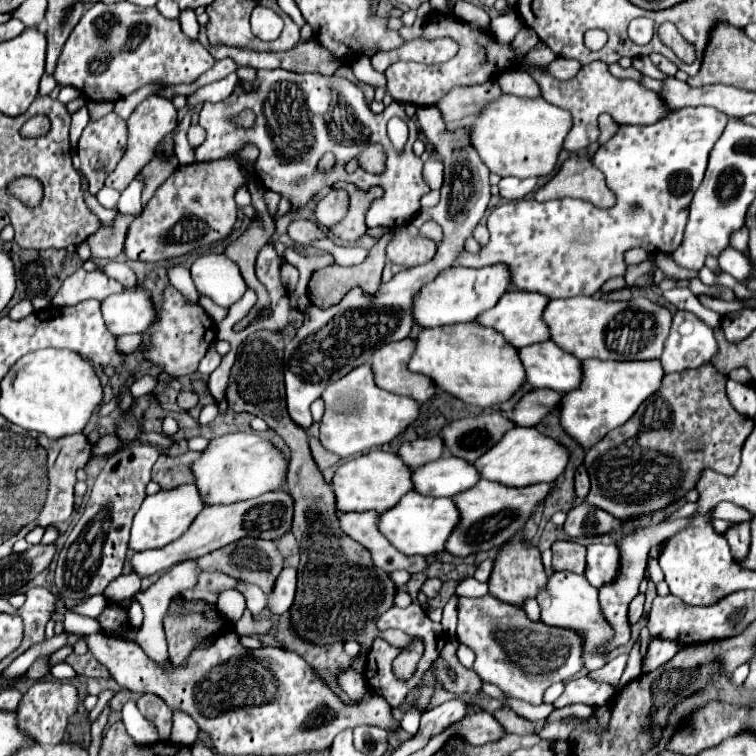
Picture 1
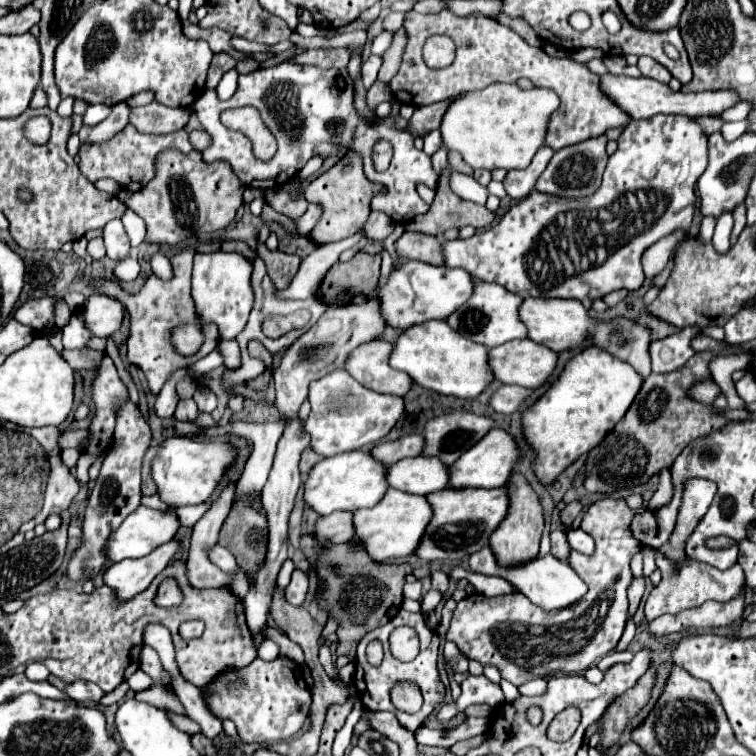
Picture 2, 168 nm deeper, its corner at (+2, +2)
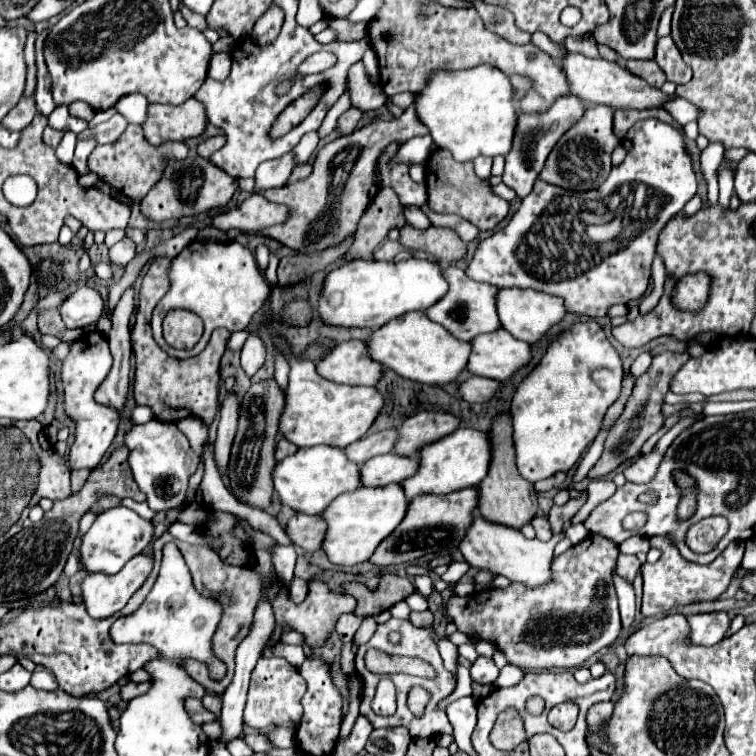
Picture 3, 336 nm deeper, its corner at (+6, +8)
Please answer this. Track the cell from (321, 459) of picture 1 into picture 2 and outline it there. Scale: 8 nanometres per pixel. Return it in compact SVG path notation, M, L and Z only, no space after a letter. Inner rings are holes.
M307 448L307 450L303 450L301 452L301 460L299 460L299 470L303 472L303 474L307 474L309 472L309 468L313 468L317 462L319 462L319 454L317 452L313 452L311 448Z

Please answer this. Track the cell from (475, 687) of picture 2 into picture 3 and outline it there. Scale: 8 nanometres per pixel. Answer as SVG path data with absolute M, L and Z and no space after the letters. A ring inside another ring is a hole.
M479 656L471 666L471 680L477 684L493 684L499 676L499 668L493 660Z

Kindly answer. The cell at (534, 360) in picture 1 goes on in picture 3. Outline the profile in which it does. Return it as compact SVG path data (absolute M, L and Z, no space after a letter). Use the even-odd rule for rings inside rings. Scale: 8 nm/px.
M505 330L481 334L473 342L467 370L475 376L509 380L531 362L531 344L513 338Z

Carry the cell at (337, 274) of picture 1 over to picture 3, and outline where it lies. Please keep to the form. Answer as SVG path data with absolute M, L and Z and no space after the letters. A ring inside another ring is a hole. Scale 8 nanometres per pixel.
M383 188L367 208L365 216L359 222L355 242L345 260L375 260L373 250L385 240L391 226L405 226L403 206L397 200L397 194L391 188Z

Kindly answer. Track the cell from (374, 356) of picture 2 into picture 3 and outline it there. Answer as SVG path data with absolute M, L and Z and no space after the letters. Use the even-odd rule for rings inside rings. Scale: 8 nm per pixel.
M349 340L337 344L319 364L317 372L339 384L375 386L381 380L381 364L369 356L367 340Z

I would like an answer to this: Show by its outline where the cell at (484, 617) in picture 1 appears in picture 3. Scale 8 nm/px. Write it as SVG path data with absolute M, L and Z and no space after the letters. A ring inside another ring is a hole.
M589 536L581 544L569 548L567 552L553 558L553 580L545 584L545 588L523 588L519 584L511 584L507 588L487 588L473 592L471 596L451 596L445 604L445 614L455 622L459 632L467 634L479 634L485 642L497 646L507 662L511 666L523 668L523 670L569 670L585 664L593 654L597 654L601 648L609 646L621 632L621 620L619 620L619 608L617 608L617 592L613 584L613 572L619 558L619 546L613 544L613 540L603 536ZM557 616L557 628L553 632L549 630L537 630L537 626L549 618ZM567 632L591 632L589 642L563 642L561 636L569 636Z

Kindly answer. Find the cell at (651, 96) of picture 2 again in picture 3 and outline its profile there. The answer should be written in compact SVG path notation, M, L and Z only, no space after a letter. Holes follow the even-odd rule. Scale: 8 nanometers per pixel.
M569 52L563 60L563 70L571 84L571 92L585 100L587 104L605 104L613 110L627 108L627 110L645 110L645 108L661 108L665 102L675 98L675 94L665 94L661 88L647 84L643 78L631 74L627 68L619 66L617 62L609 62L603 58L587 58L583 54Z

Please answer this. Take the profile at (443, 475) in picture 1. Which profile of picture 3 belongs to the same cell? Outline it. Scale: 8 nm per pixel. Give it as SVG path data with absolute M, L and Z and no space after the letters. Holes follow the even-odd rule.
M383 454L367 460L361 466L361 482L365 486L387 486L401 482L417 472L417 458L403 458L397 454Z

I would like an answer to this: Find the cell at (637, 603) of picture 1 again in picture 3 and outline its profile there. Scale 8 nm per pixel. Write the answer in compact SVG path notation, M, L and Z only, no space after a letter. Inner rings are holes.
M621 554L619 560L617 560L617 570L615 570L615 572L617 572L623 580L633 582L635 576L637 576L637 572L639 572L639 568L641 568L641 562L637 560L637 556L625 556L625 554Z

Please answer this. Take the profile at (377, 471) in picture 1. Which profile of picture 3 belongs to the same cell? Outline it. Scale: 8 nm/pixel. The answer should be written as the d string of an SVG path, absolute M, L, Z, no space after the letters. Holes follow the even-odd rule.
M311 446L299 448L297 454L287 456L273 470L275 490L285 506L303 514L321 514L339 494L351 492L361 486L359 466L349 462L341 448L333 446Z

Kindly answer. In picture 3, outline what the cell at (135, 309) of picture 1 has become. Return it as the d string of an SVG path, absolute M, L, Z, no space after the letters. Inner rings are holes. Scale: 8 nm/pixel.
M81 284L73 292L73 296L69 296L61 304L59 312L67 328L87 328L103 316L103 308L105 308L105 300L101 298L101 294L95 288Z

